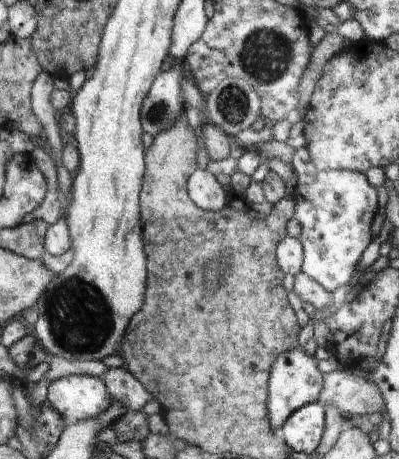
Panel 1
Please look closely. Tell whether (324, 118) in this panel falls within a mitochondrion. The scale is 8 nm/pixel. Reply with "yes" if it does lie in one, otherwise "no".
no

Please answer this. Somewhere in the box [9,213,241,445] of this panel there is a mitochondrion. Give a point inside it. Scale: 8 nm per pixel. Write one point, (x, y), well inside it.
(79, 316)

